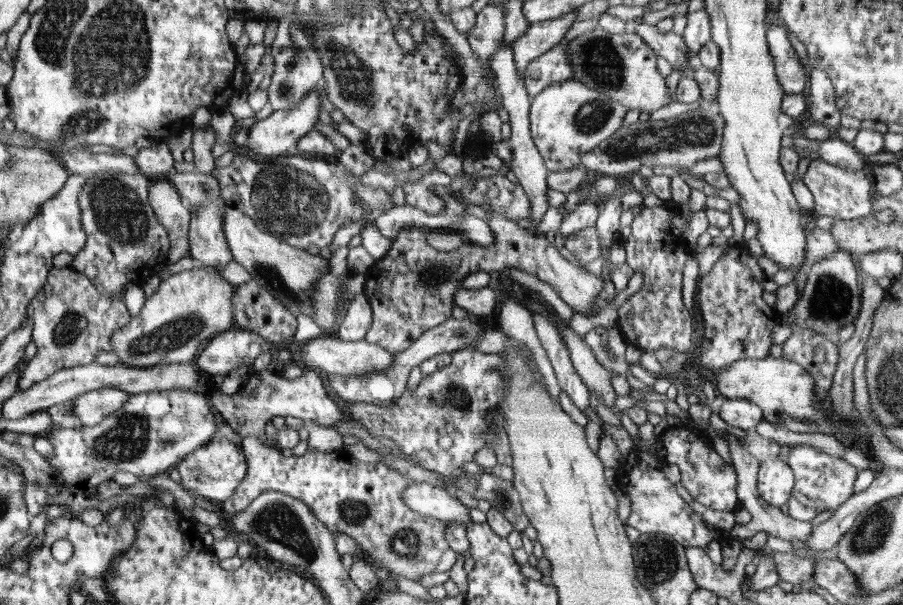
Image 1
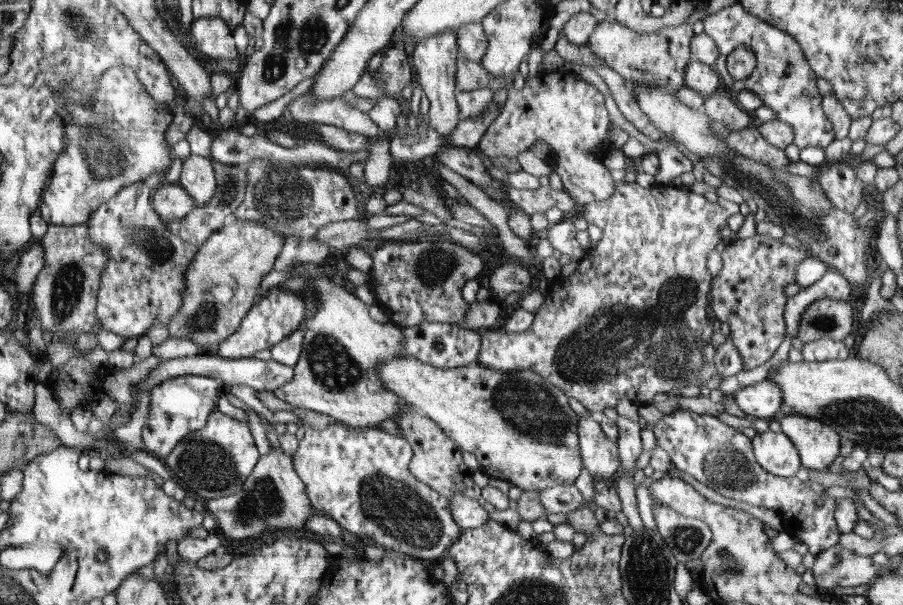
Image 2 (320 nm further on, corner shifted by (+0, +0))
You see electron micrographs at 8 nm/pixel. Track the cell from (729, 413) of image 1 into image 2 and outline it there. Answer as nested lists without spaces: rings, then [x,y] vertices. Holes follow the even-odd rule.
[[[764,379],[734,393],[736,404],[746,414],[770,420],[781,410],[782,389],[774,381]]]

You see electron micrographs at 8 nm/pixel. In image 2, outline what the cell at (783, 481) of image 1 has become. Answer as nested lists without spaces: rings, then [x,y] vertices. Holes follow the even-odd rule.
[[[762,429],[751,438],[751,443],[758,464],[776,476],[794,476],[801,467],[798,449],[783,432]]]

